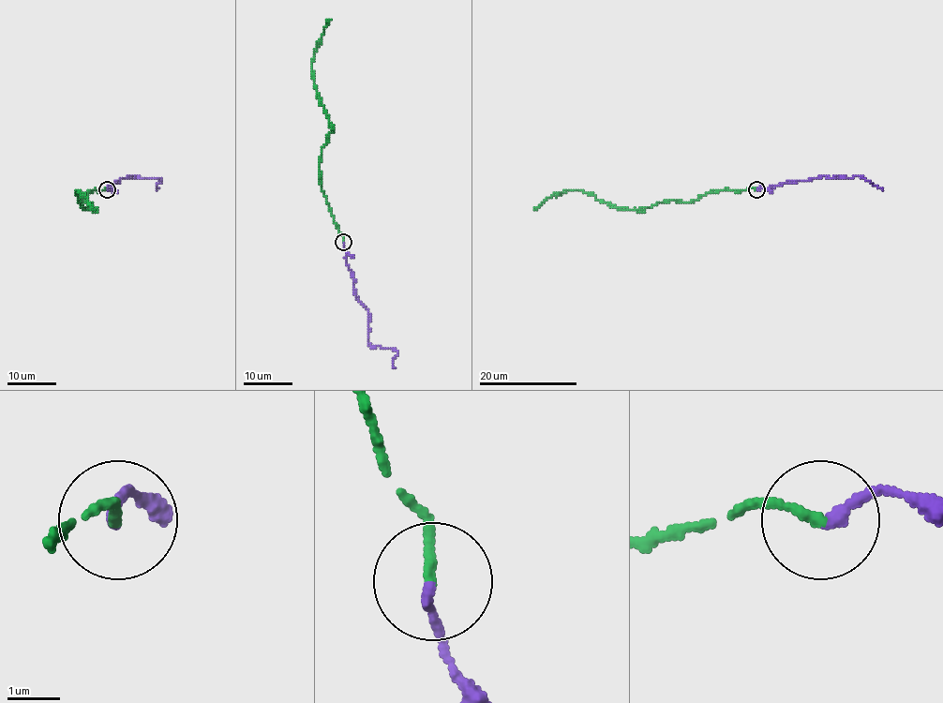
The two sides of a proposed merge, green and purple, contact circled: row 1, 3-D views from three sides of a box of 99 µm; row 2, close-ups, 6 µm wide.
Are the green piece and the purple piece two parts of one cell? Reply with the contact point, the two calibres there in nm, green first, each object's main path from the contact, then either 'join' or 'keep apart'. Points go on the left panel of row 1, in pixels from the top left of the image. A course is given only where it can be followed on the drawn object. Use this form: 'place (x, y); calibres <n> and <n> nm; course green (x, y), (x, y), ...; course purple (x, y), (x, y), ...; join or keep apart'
place (107, 189); calibres 180 and 190 nm; course green (107, 189), (88, 192), (84, 197), (84, 201), (95, 209), (87, 209), (75, 192), (83, 194), (91, 208); course purple (107, 189), (115, 181), (131, 176), (158, 177), (160, 180), (157, 188); join

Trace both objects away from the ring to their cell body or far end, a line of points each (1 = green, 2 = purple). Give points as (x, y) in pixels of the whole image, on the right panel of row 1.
1: (756, 189), (708, 192), (692, 201), (636, 209), (620, 209), (592, 193), (568, 191), (533, 208)
2: (756, 189), (779, 186), (787, 181), (825, 176), (862, 176), (883, 188)

